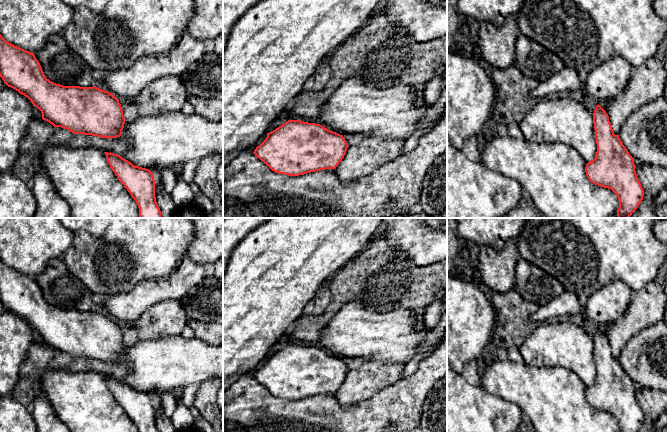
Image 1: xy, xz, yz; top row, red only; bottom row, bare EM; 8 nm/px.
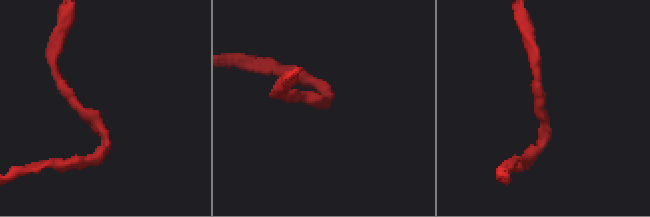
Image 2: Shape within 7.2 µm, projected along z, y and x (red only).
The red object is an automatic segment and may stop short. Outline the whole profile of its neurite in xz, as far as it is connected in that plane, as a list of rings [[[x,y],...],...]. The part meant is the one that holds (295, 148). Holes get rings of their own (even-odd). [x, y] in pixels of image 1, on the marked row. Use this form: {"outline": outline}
{"outline": [[[288,120],[267,133],[266,139],[253,153],[272,171],[299,176],[335,169],[348,146],[343,135],[320,124]]]}

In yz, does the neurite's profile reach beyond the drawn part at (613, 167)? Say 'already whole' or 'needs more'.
already whole

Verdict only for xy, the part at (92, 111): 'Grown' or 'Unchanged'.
Unchanged

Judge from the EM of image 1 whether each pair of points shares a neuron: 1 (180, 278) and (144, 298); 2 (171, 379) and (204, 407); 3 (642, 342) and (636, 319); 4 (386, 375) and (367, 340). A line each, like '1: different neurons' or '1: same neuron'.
1: same neuron
2: different neurons
3: different neurons
4: different neurons

